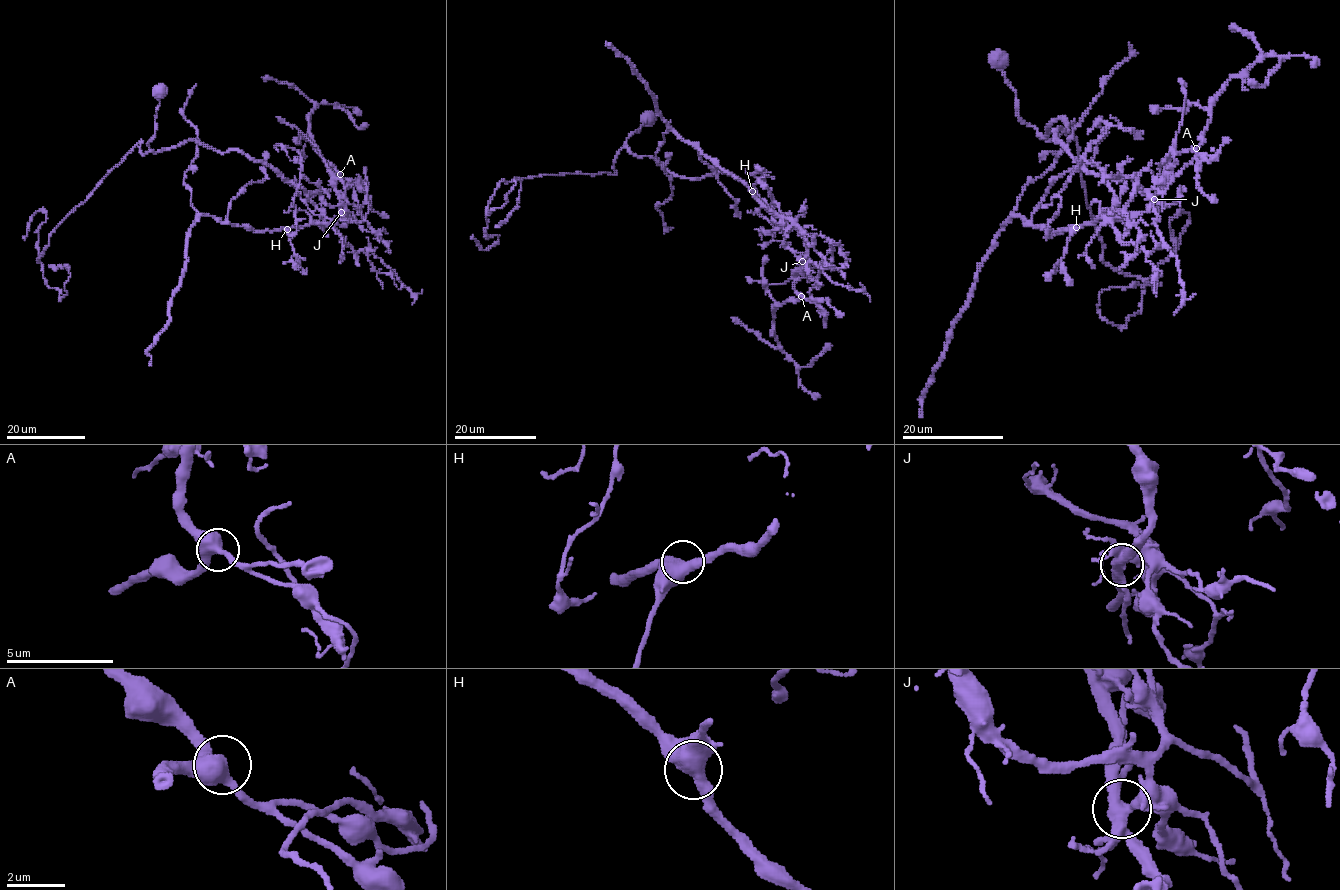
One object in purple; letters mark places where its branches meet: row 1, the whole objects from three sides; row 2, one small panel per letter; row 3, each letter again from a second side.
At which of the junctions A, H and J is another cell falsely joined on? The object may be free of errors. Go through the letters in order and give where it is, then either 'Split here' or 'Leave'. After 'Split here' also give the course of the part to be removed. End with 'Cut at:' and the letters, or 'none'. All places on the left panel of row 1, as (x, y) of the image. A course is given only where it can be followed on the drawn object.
A: Place: (340, 174). Leave
H: Place: (287, 229). Leave
J: Place: (341, 212). Split here. Course of the part to remove: (341, 211), (239, 152), (140, 140), (51, 233), (39, 261), (62, 297), (69, 270), (49, 265)
Cut at: J

